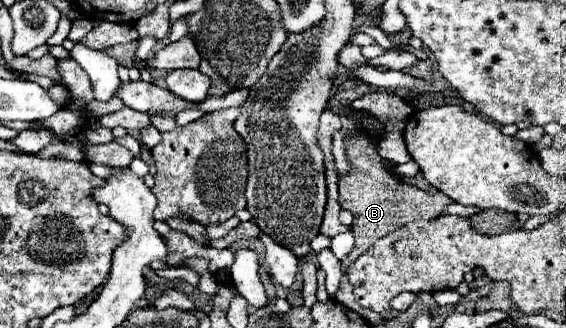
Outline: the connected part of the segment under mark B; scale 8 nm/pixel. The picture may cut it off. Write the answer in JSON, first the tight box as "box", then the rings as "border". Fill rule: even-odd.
{"box":[339,115,451,265],"border":[[[341,115],[343,133],[347,133],[347,155],[351,161],[351,173],[339,179],[339,205],[341,209],[349,209],[353,213],[351,231],[355,235],[353,251],[341,261],[341,265],[353,263],[363,251],[367,251],[375,239],[385,237],[387,233],[401,229],[405,223],[415,221],[417,217],[437,217],[451,203],[451,199],[443,193],[425,193],[413,185],[403,183],[397,175],[387,171],[383,159],[377,153],[377,143],[371,141],[363,129],[353,123],[349,117]]]}

